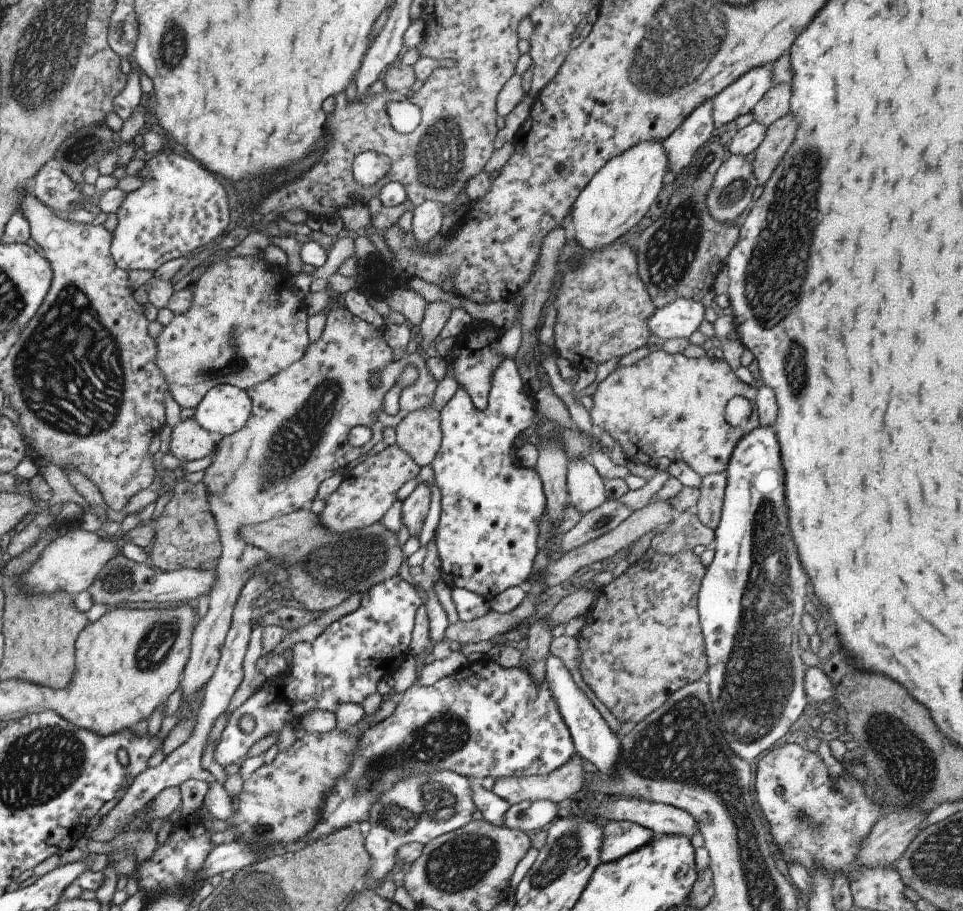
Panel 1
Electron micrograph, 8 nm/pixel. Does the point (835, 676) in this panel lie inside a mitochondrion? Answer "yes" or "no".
no

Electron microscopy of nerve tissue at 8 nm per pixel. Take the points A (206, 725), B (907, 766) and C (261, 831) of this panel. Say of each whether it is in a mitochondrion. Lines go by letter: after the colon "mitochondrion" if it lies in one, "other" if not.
A: other
B: mitochondrion
C: mitochondrion

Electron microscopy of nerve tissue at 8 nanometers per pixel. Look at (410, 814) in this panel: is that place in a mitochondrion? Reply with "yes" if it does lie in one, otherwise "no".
yes

